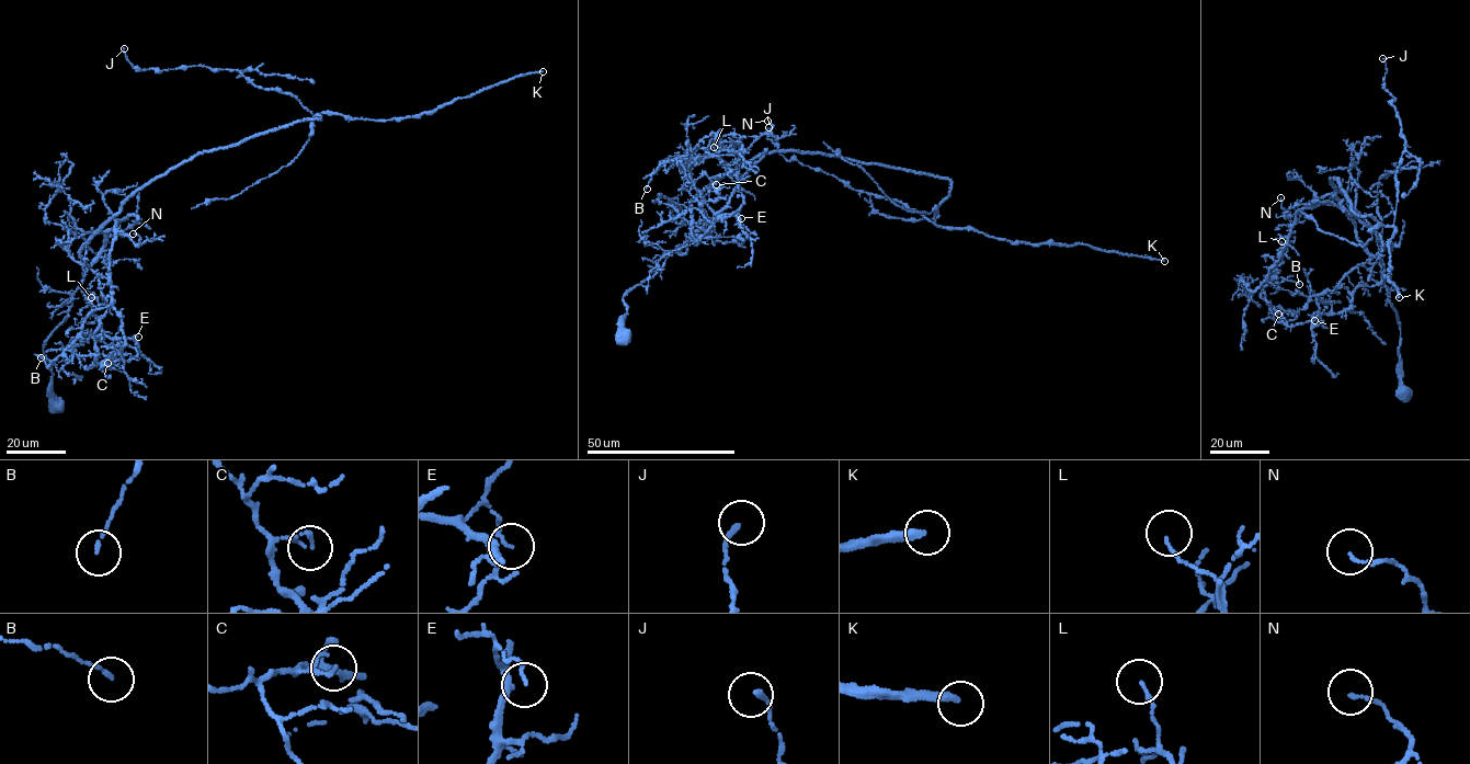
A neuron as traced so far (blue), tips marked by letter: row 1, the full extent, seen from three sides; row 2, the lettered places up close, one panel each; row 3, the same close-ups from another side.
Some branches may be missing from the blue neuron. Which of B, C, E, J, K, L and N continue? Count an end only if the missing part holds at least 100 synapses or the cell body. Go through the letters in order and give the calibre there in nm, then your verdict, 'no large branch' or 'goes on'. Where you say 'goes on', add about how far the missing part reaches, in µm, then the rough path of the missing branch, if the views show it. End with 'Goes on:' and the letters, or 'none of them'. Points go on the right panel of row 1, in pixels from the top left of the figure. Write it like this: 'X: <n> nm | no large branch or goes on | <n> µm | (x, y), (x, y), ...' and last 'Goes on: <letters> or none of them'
B: 120 nm | no large branch
C: 100 nm | no large branch
E: 100 nm | no large branch
J: 160 nm | no large branch
K: 280 nm | goes on | 190 µm
L: 110 nm | no large branch
N: 100 nm | no large branch
Goes on: K

